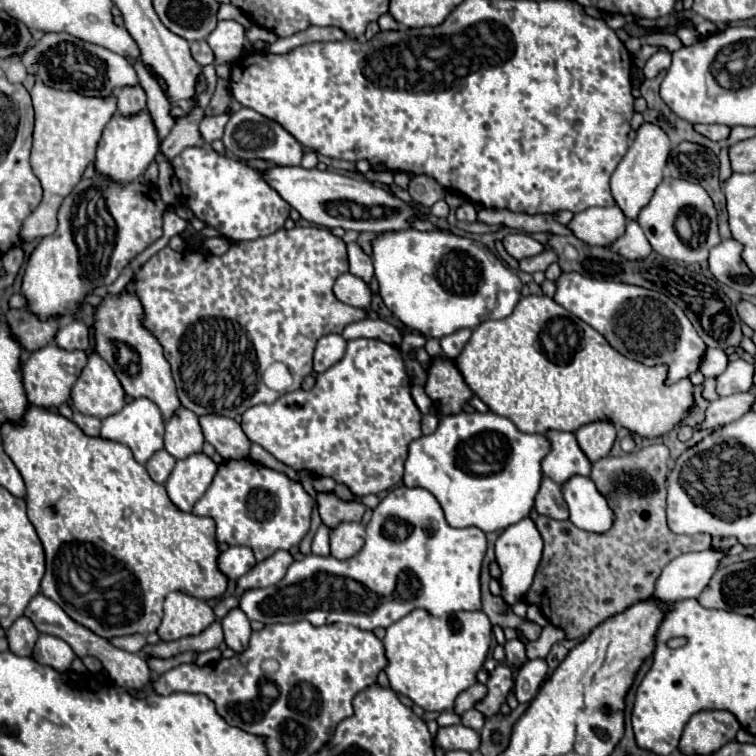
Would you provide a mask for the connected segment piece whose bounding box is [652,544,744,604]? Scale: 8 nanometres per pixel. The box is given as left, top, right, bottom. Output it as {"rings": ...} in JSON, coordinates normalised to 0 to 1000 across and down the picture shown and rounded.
{"rings":[[[971,720],[960,730],[955,728],[929,728],[929,730],[910,730],[892,738],[873,759],[865,780],[865,791],[876,796],[897,796],[907,791],[923,791],[923,786],[934,778],[942,759],[950,754],[952,743],[960,735],[979,733],[984,722]]]}

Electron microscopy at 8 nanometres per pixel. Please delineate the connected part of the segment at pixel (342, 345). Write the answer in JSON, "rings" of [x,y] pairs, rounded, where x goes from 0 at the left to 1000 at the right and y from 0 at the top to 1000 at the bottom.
{"rings":[[[450,442],[426,444],[415,463],[415,492],[429,492],[444,481],[458,466],[458,450]]]}

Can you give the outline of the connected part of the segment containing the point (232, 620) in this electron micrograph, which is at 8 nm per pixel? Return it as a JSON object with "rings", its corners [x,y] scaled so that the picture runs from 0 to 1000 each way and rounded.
{"rings":[[[317,804],[304,807],[302,815],[291,820],[291,825],[296,831],[296,849],[302,857],[307,857],[312,865],[317,865],[317,860],[328,857],[331,823]]]}

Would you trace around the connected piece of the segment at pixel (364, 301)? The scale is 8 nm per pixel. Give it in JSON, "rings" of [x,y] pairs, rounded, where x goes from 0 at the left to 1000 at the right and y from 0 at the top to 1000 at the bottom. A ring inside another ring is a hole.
{"rings":[[[452,362],[444,373],[442,373],[442,389],[450,399],[468,405],[468,407],[487,407],[489,397],[492,397],[492,386],[489,381],[471,365],[466,362]]]}

